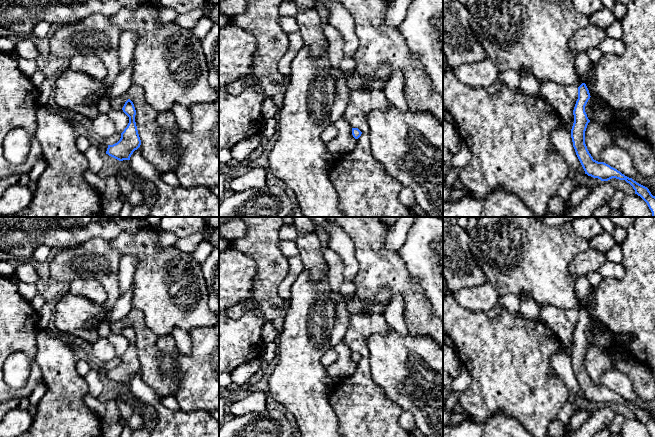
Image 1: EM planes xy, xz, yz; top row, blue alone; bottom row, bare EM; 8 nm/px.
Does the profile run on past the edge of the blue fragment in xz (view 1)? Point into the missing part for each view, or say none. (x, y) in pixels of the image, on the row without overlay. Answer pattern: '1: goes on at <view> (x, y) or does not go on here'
1: does not go on here

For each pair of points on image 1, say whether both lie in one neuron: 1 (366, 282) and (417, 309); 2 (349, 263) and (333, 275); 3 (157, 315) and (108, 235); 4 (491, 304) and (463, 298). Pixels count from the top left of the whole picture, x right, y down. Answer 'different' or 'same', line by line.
1: same
2: different
3: different
4: same

